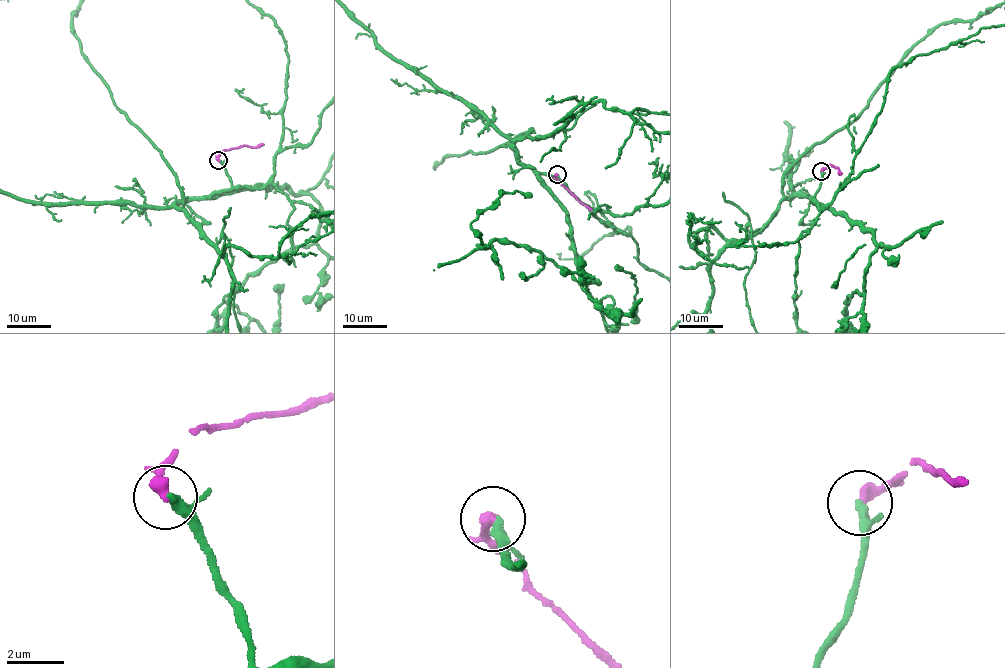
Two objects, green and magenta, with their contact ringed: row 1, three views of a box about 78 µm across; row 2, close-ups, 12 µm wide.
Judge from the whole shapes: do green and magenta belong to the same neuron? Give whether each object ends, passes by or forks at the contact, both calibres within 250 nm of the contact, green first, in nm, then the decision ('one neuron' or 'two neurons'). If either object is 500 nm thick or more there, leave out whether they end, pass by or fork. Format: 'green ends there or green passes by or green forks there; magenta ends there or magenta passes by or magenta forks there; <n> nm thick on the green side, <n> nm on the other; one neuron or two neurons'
green passes by; magenta ends there; 260 nm thick on the green side, 400 nm on the other; two neurons

